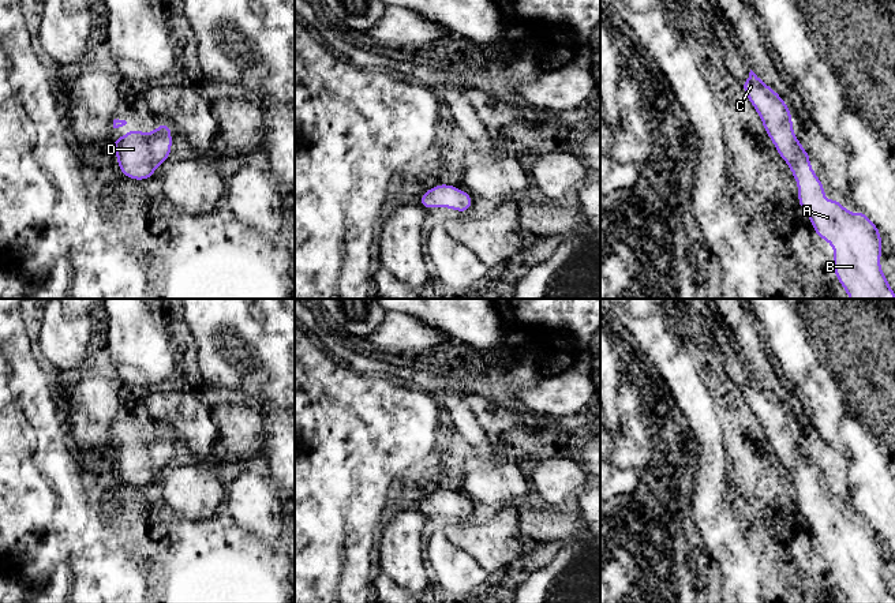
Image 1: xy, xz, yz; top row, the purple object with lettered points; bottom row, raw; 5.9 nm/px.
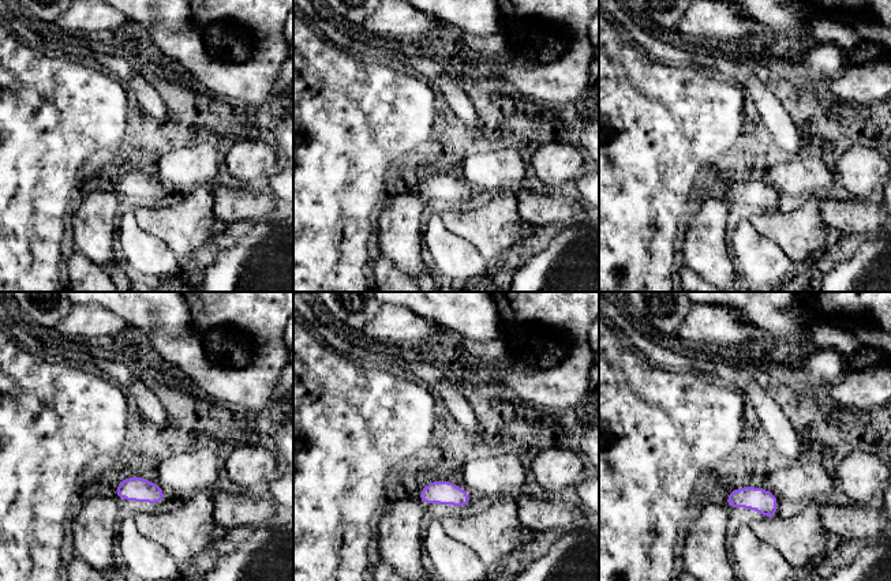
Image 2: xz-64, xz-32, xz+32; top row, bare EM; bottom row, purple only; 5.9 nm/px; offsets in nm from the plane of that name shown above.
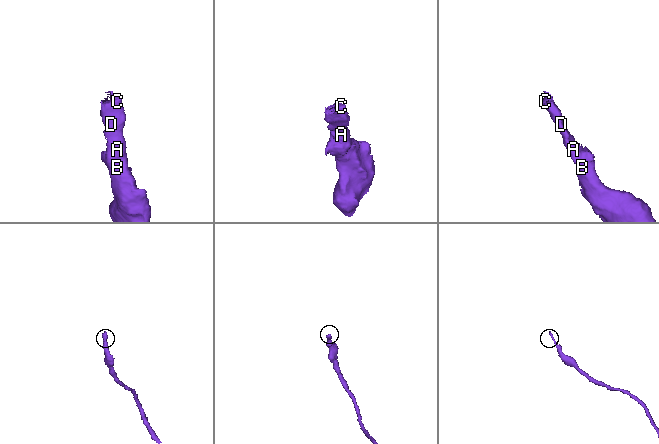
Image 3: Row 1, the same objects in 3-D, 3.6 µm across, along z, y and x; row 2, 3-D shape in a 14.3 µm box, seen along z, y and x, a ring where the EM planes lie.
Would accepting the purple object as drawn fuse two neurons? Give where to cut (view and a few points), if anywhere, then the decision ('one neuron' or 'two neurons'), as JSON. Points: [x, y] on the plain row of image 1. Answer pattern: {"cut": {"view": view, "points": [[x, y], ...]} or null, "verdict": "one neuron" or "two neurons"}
{"cut": null, "verdict": "one neuron"}

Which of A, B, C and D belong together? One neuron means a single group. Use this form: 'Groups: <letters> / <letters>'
Groups: A B C D

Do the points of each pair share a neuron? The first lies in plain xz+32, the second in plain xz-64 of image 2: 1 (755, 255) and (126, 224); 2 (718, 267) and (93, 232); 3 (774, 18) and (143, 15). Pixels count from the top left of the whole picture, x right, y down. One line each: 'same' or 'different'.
1: same
2: same
3: same

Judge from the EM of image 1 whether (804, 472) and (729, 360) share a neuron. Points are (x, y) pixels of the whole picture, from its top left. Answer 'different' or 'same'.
same

